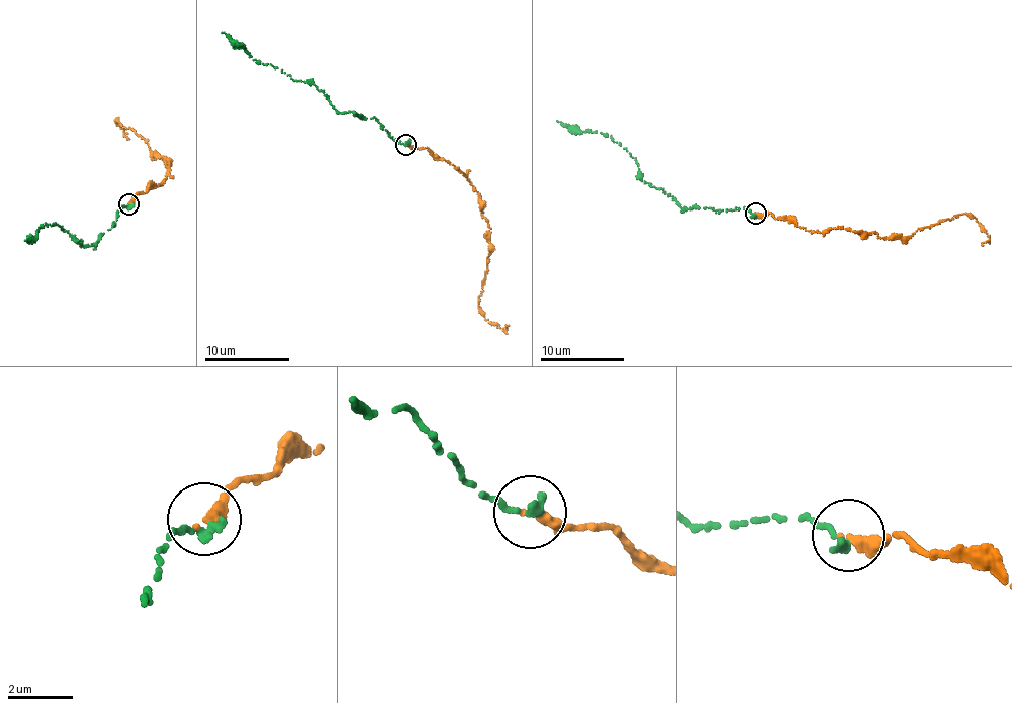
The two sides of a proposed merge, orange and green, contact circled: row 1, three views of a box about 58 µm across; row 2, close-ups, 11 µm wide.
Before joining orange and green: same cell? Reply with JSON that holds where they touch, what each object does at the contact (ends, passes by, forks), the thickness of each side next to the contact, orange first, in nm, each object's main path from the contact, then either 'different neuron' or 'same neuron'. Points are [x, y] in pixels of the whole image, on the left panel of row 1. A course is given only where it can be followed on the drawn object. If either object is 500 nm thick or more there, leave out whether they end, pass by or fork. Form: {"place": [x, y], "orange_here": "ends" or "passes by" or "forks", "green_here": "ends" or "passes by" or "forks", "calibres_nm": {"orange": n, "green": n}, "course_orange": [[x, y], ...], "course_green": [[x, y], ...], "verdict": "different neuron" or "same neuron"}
{"place": [128, 203], "orange_here": "ends", "green_here": "ends", "calibres_nm": {"orange": 360, "green": 320}, "course_orange": [[128, 203], [136, 194], [160, 185], [171, 162], [116, 120], [129, 139]], "course_green": [[128, 205], [117, 211], [112, 227], [93, 245], [84, 247], [58, 225], [46, 223], [24, 240]], "verdict": "same neuron"}

